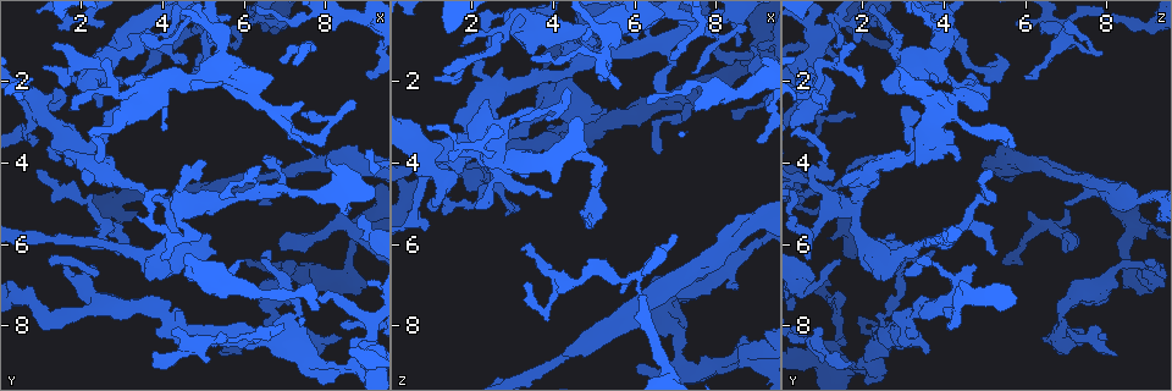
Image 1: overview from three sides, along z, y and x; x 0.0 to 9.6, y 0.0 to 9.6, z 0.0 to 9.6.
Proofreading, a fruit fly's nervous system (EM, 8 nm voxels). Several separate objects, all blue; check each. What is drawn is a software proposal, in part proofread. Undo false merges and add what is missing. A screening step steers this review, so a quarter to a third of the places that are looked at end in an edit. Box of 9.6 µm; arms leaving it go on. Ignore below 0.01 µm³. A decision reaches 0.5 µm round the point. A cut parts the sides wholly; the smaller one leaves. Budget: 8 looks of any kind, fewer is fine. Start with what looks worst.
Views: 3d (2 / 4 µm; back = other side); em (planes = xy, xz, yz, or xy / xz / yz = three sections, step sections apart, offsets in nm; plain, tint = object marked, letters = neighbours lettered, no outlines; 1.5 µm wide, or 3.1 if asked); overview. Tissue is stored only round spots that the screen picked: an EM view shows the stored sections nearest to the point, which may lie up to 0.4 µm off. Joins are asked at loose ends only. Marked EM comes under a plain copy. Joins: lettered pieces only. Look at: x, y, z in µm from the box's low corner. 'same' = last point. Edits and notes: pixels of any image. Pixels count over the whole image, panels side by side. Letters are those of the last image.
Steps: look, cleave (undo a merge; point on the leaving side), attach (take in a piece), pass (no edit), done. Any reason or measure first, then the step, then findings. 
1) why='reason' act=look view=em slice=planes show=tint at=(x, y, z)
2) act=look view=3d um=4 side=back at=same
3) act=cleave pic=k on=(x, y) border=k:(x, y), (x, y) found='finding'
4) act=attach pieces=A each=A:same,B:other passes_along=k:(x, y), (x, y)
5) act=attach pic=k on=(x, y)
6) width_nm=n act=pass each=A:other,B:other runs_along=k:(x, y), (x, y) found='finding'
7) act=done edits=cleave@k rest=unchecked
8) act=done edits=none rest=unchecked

why='branch stops here' act=look view=3d um=4 side=back at=(8.50, 5.15, 6.95)

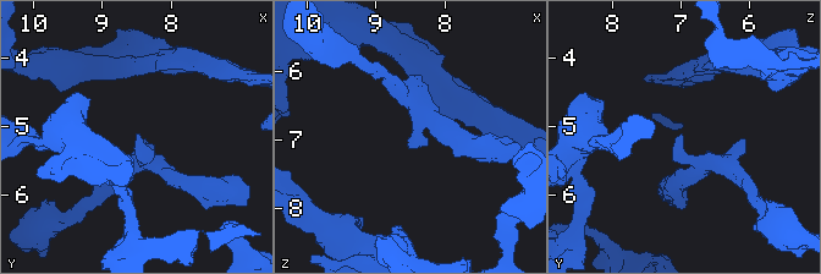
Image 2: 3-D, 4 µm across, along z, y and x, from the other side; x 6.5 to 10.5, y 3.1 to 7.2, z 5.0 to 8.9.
act=look view=em slice=planes show=letters at=(8.50, 5.15, 6.95)

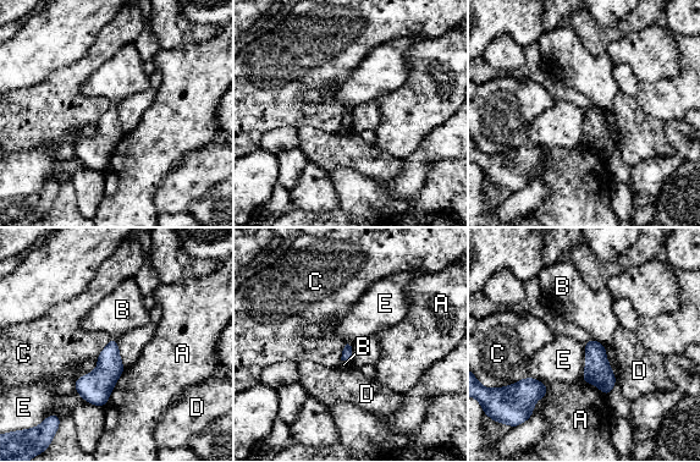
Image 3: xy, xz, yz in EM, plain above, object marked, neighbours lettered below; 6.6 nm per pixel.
act=pass each=A:other,B:other,C:other,D:other,E:other border=3:(585, 345), (584, 374), (580, 378) found='none of them fits'

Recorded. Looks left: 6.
why='free end' act=look view=3d um=4 at=(1.40, 3.95, 4.35)

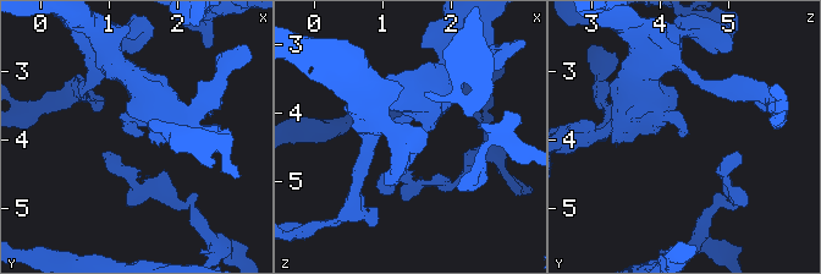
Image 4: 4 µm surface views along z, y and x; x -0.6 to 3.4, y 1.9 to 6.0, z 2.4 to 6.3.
act=look view=em slice=xz step=4 show=tint at=(1.45, 3.90, 4.40)

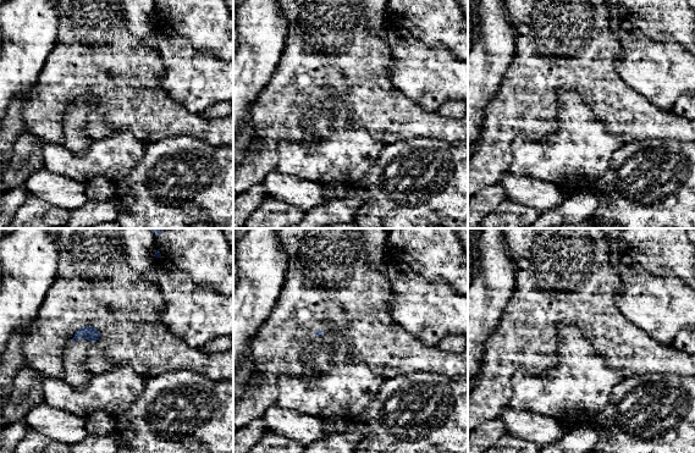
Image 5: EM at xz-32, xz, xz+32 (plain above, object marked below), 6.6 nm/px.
act=look view=em slice=planes show=letters at=same

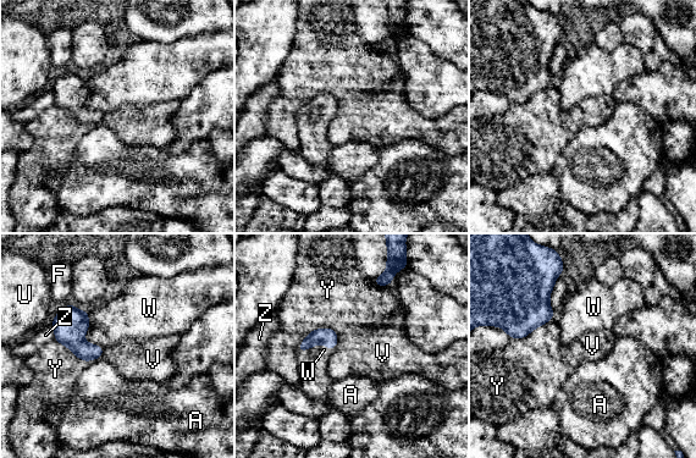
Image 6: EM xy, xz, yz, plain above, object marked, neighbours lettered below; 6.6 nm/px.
width_nm=110 act=pass each=A:other,F:other,U:other,V:other,W:other,Y:other,Z:other found='no lettered piece goes on from it'

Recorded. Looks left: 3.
why='free end' act=look view=em slice=planes show=letters at=(2.30, 6.50, 4.70)

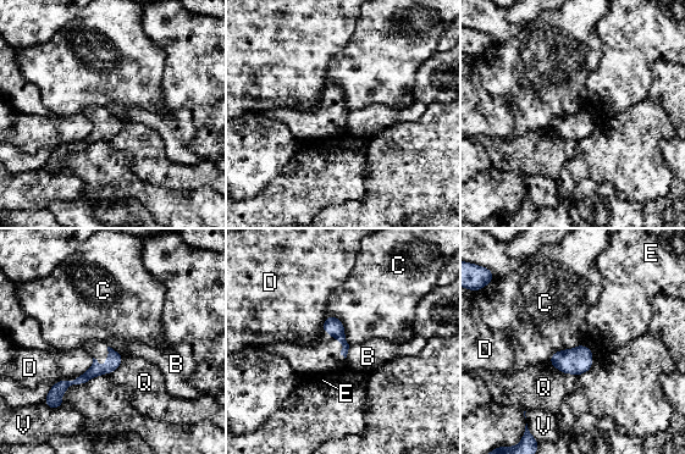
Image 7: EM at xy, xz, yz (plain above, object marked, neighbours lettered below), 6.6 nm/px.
act=pass each=B:other,C:other,D:other,E:other,Q:other,V:other runs_along=7:(119, 358), (54, 393) found='no lettered piece goes on from it'

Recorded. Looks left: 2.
act=done edits=none rest=unchecked

